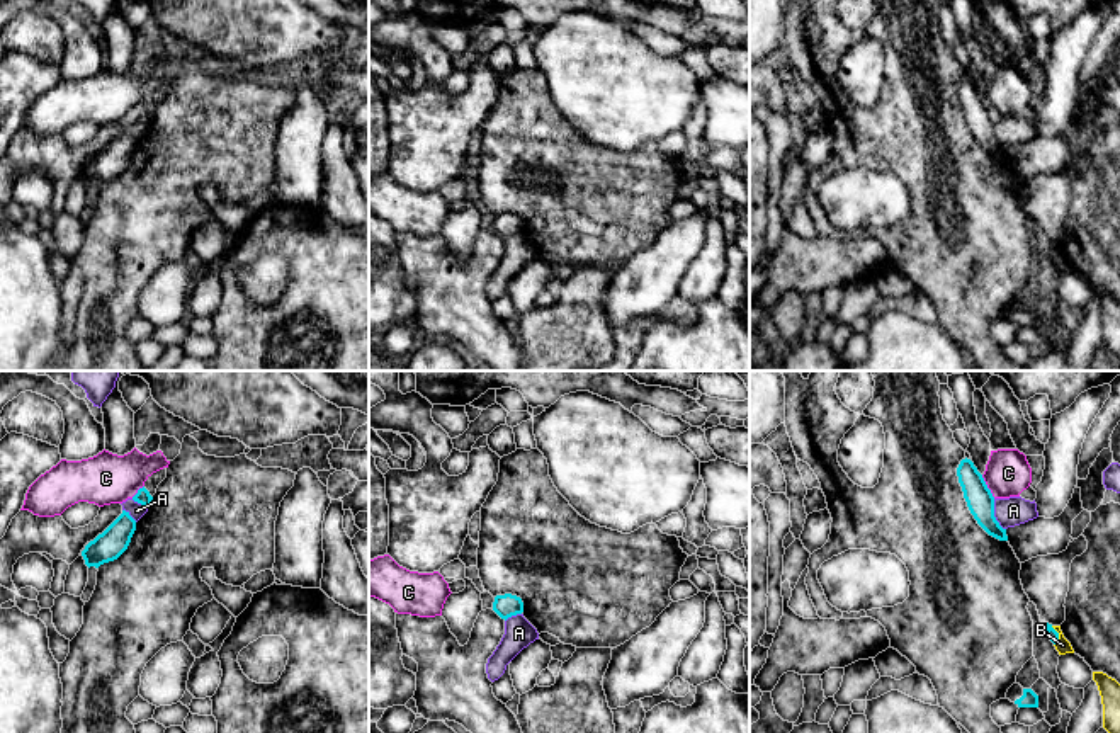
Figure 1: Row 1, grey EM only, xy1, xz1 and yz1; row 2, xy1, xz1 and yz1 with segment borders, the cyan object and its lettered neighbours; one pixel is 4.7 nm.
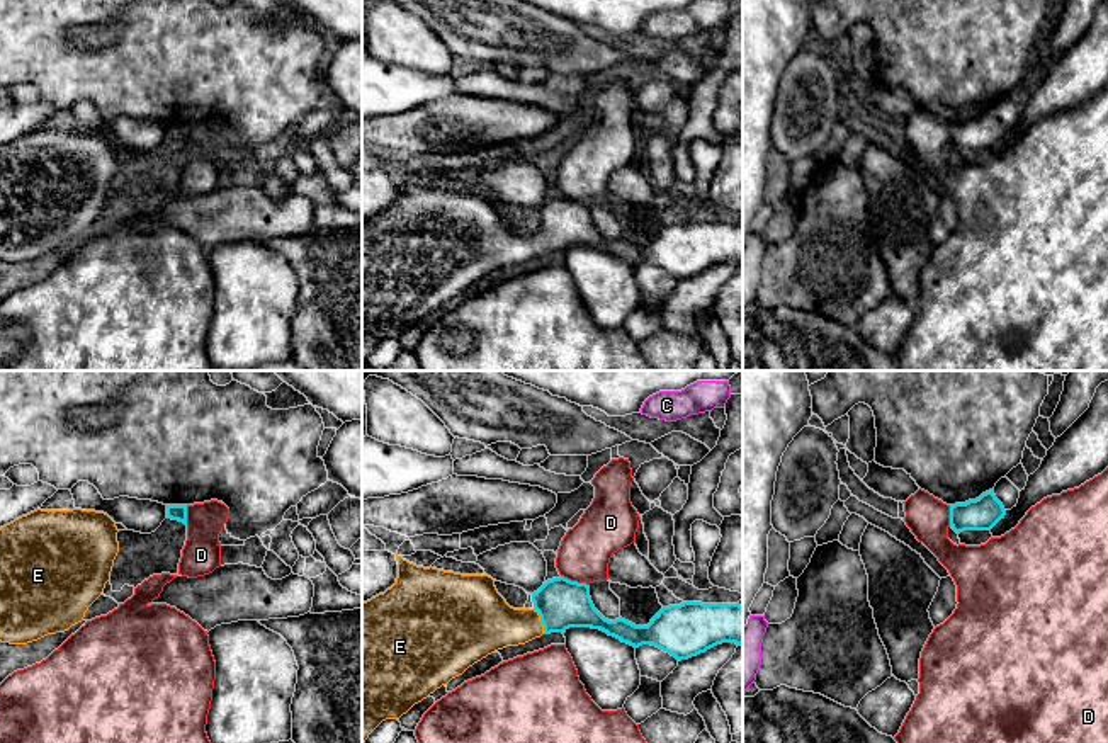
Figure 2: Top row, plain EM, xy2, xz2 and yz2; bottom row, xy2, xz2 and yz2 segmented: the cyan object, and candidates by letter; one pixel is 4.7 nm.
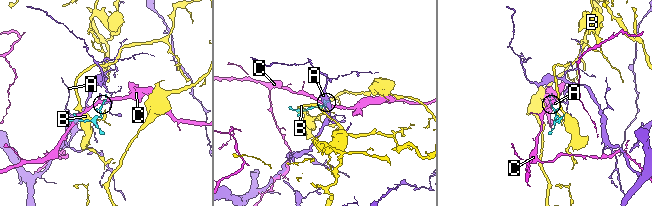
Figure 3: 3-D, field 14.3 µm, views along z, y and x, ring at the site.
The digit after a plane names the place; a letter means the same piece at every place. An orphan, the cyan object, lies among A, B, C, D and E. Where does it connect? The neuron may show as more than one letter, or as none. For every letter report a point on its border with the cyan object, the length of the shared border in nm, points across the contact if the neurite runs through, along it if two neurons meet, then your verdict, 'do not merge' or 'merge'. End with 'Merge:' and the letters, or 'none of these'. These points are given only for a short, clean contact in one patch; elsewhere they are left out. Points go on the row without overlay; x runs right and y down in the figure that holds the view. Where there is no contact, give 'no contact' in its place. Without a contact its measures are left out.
A: meets cyan in yz1 at (993, 133); contact 160 nm long; border along yz1 (993, 118), (993, 135), (1005, 148); do not merge
B: meets cyan in yz1 at (1057, 255); contact 100 nm long; border along yz1 (1051, 245), (1057, 252), (1054, 264); do not merge
C: meets cyan in yz1 at (986, 106); contact 130 nm long; border along yz1 (981, 94), (995, 116); do not merge
D: meets cyan in xz2 at (575, 201); contact 140 nm long; do not merge
E: meets cyan in xz2 at (541, 240); contact 130 nm long; runs through xz2 (561, 223), (541, 240), (488, 242); merge
Merge: E

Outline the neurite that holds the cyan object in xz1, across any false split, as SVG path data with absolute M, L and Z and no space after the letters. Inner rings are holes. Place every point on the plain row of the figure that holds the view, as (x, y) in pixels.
M505 213L505 214L496 214L493 221L493 230L501 236L508 238L512 235L522 233L523 231L523 221L520 216Z

